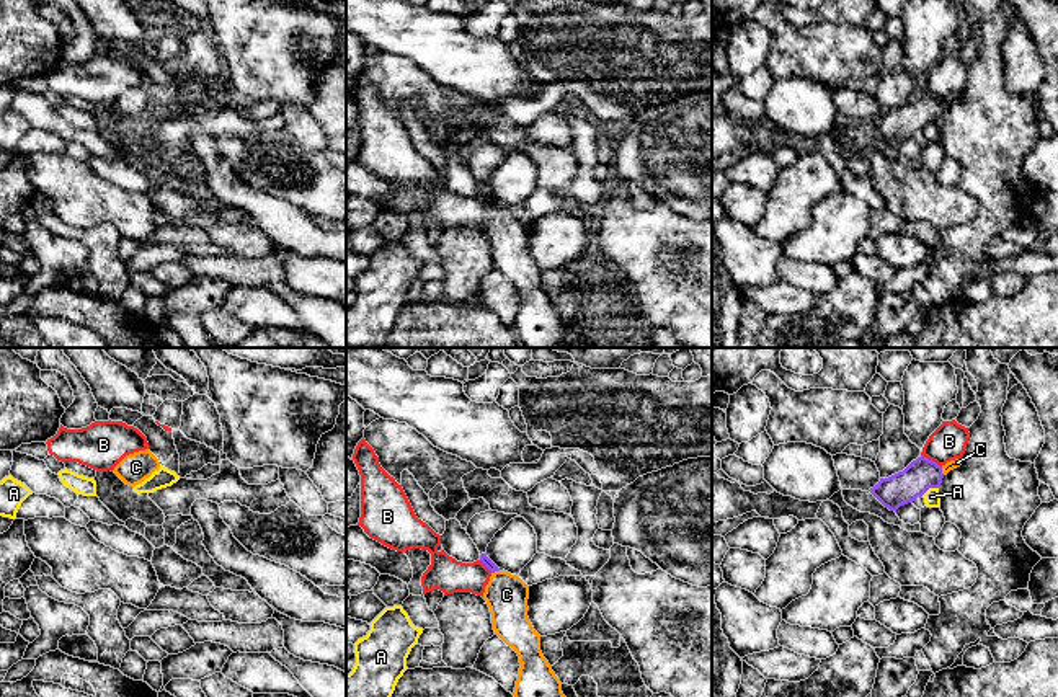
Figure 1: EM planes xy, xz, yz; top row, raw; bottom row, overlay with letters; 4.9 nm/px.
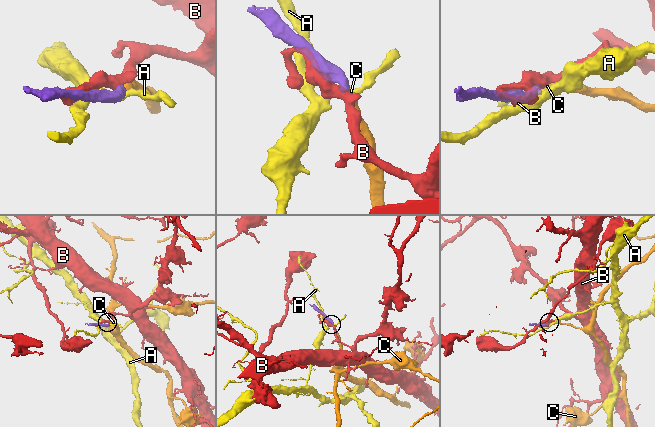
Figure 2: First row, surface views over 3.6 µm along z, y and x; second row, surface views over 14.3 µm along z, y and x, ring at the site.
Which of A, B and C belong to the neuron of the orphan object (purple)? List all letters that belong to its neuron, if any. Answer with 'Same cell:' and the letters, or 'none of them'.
Same cell: C

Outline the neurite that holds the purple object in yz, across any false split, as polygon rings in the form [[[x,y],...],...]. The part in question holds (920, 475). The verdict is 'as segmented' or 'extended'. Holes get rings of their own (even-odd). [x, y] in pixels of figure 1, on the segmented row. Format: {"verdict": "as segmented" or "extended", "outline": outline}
{"verdict": "extended", "outline": [[[921,455],[913,460],[903,472],[898,472],[880,482],[869,491],[890,511],[895,511],[918,496],[922,496],[929,488],[939,488],[942,478],[954,468],[962,465],[962,459],[937,465]]]}

